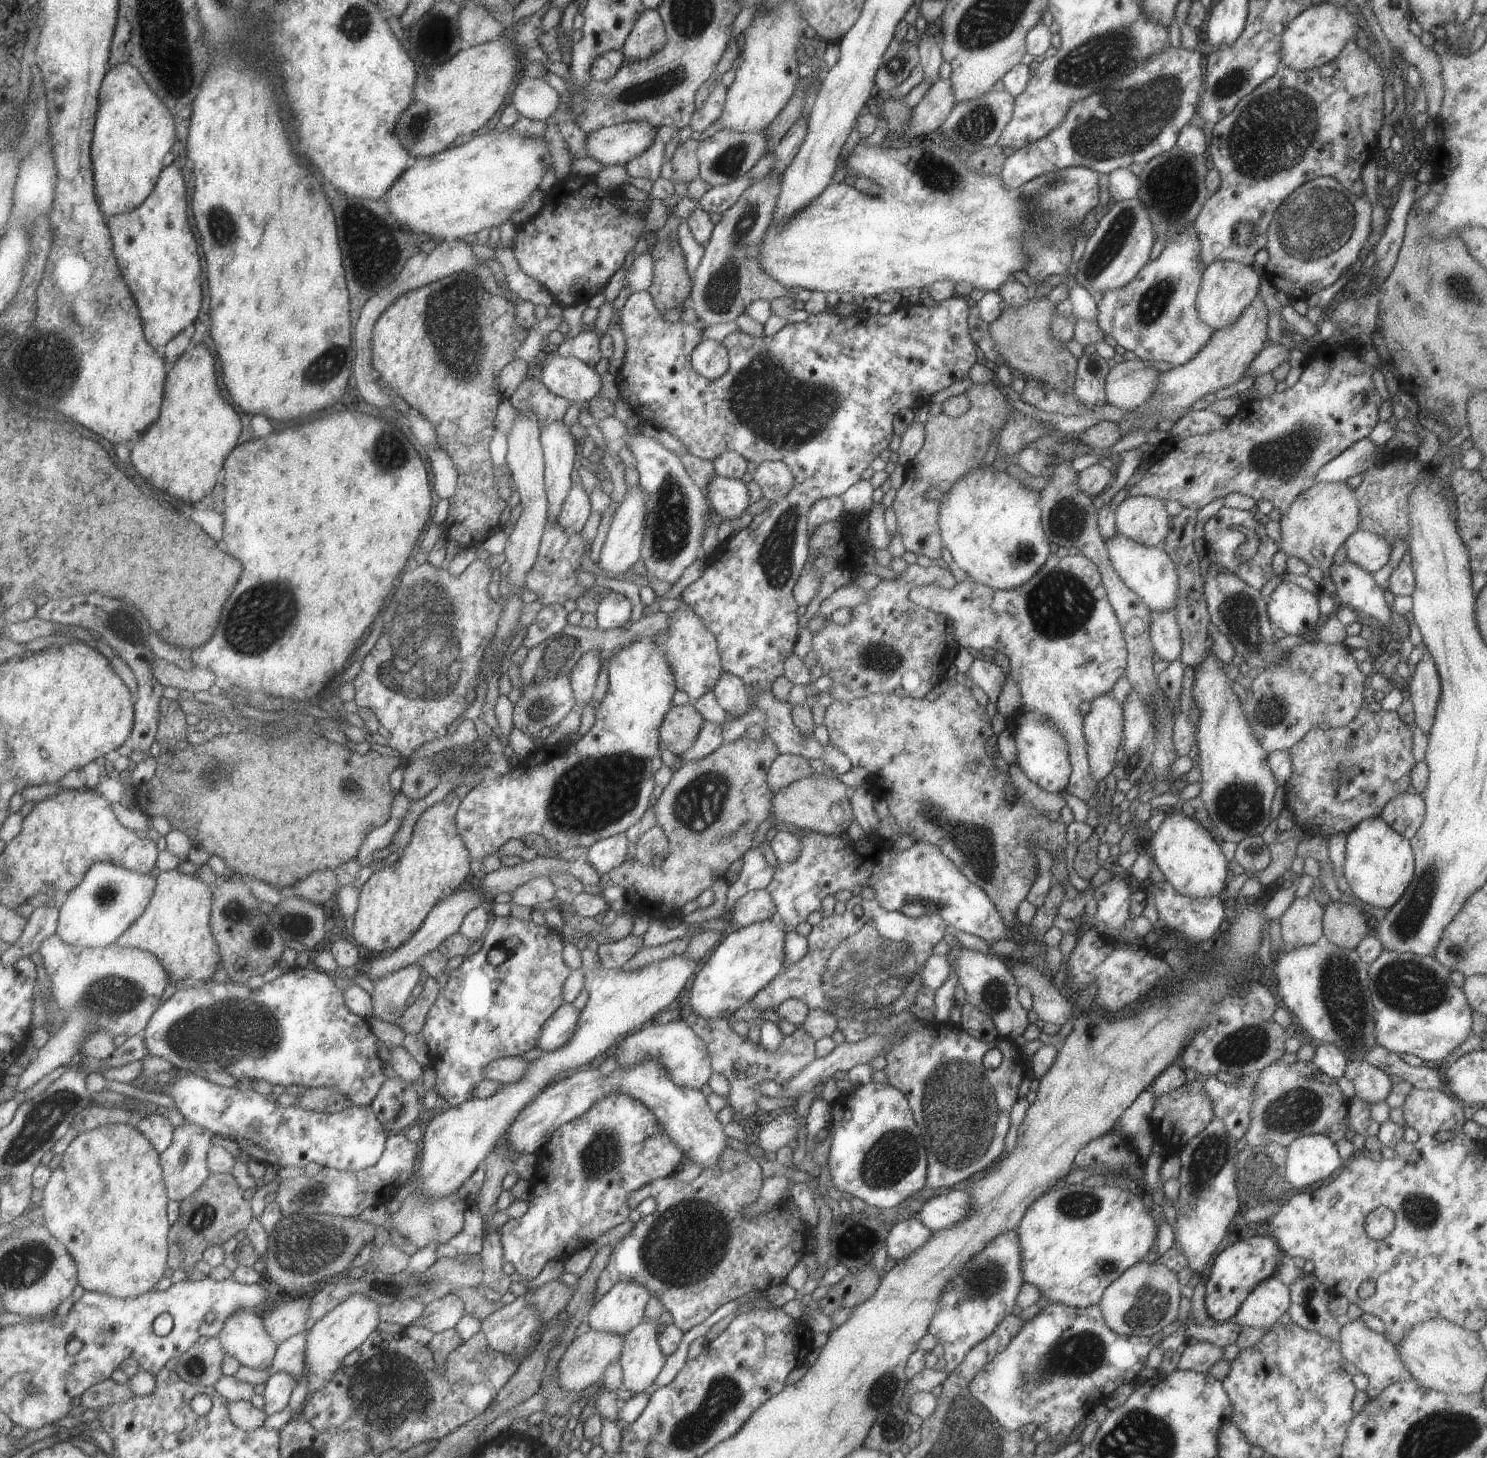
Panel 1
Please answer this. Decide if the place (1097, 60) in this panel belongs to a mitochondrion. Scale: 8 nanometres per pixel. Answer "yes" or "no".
yes

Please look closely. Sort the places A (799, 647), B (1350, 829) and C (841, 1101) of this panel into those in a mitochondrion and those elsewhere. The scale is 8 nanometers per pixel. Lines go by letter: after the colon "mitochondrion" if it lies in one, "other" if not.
A: other
B: other
C: other

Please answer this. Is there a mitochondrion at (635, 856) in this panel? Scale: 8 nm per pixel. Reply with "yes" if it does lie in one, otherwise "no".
no

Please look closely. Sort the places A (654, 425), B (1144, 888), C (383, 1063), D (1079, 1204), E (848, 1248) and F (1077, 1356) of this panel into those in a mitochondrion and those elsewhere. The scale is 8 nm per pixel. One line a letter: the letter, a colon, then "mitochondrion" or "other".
A: other
B: other
C: other
D: mitochondrion
E: other
F: mitochondrion

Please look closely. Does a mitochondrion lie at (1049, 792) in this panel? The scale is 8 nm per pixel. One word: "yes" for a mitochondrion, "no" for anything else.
no

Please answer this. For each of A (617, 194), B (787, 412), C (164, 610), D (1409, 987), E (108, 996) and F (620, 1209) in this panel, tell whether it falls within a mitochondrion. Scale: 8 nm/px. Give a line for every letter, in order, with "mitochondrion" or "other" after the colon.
A: other
B: mitochondrion
C: other
D: mitochondrion
E: mitochondrion
F: other

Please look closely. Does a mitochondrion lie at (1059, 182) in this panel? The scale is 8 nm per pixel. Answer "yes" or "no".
yes

